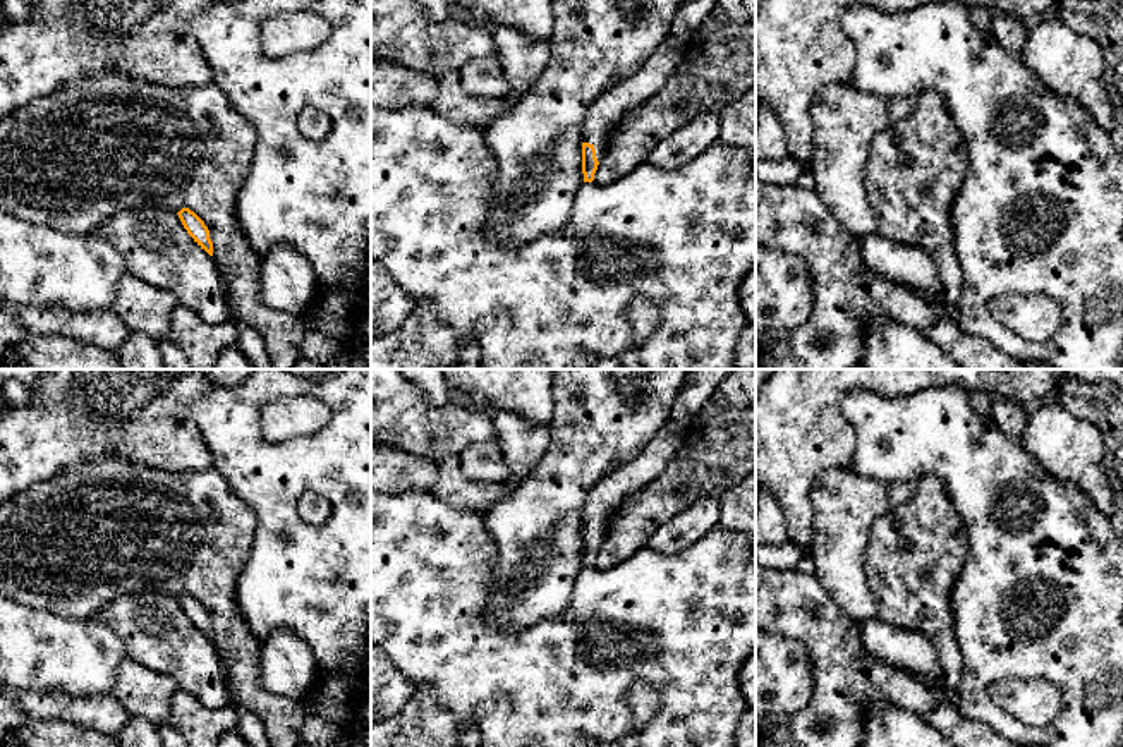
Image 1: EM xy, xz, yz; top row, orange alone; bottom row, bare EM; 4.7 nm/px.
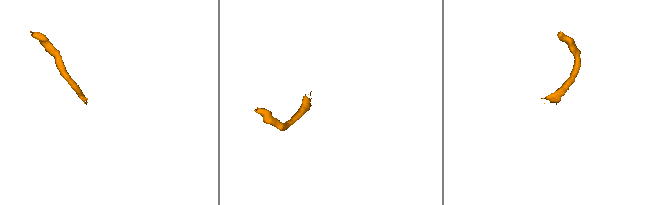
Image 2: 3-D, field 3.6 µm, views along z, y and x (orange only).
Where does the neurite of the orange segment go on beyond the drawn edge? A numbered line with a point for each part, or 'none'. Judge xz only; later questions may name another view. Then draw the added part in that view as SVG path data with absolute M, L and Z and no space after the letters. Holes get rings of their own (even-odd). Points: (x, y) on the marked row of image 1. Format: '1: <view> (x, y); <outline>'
1: xz (601, 117); M668 34L635 74L610 88L589 106L582 143L594 146L598 161L608 148L608 139L616 122L644 105L665 86L683 57L685 48L685 43Z

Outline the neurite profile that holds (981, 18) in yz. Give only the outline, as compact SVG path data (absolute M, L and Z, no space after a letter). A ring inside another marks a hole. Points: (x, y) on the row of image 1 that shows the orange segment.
M970 5L968 9L970 22L980 31L991 31L991 22L994 14L984 5Z

